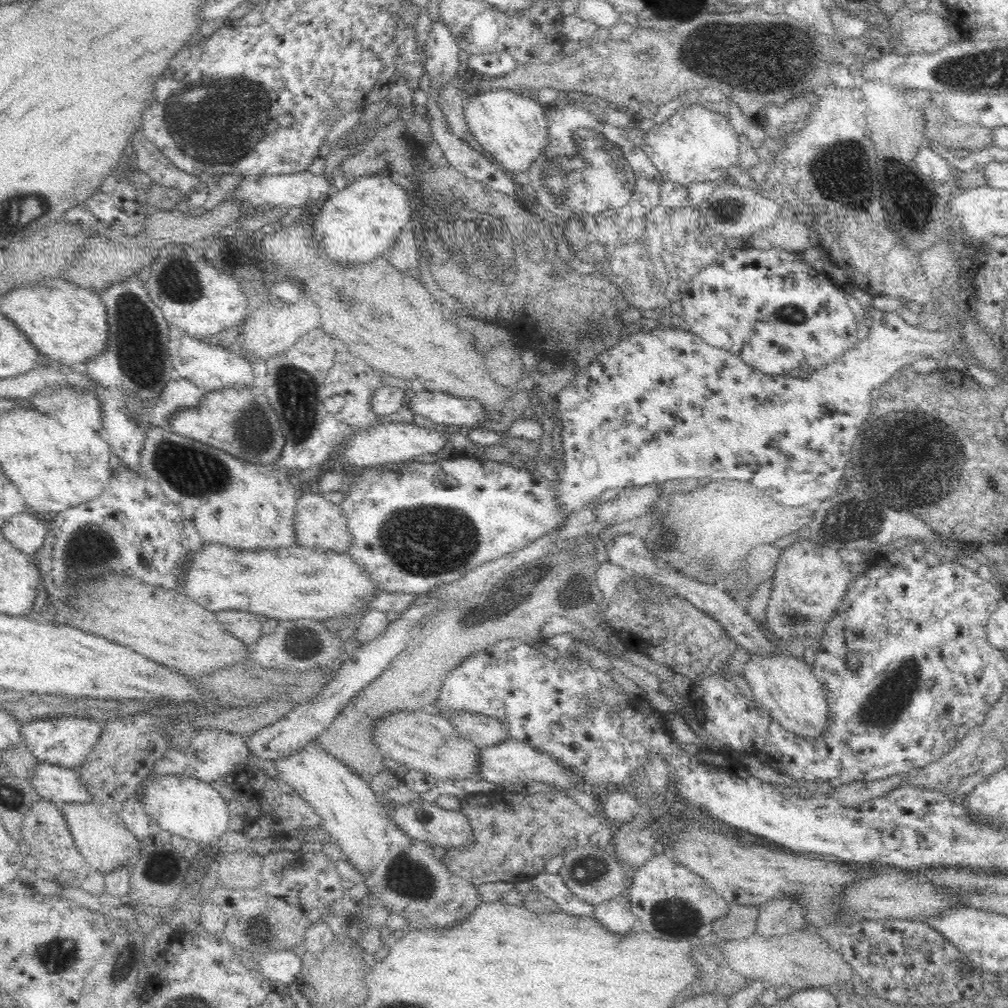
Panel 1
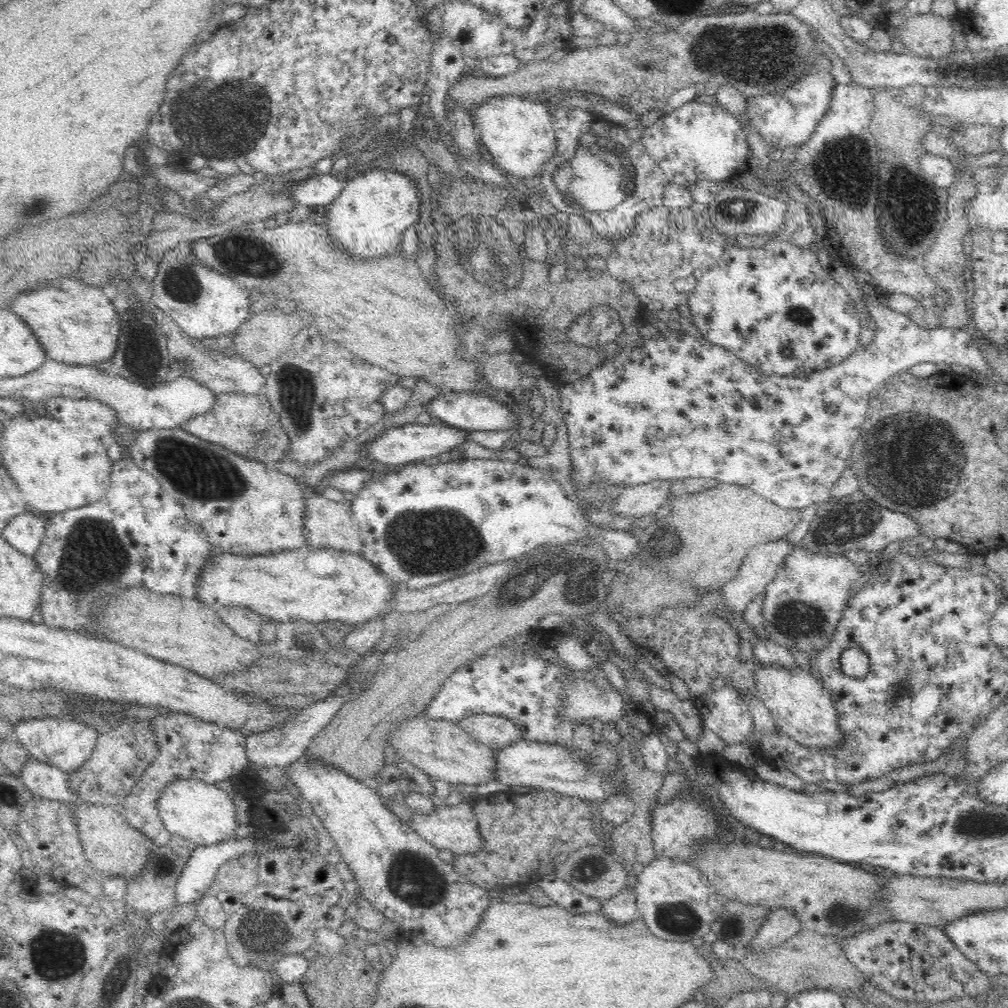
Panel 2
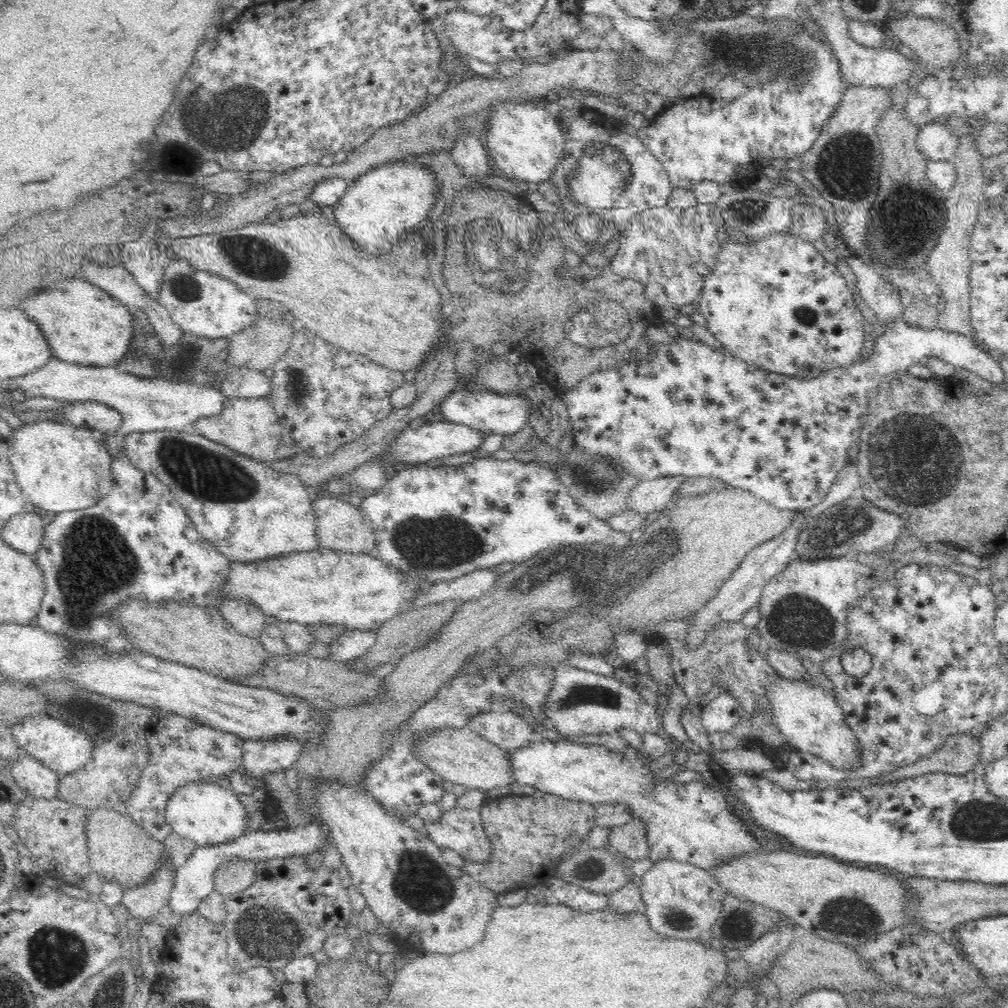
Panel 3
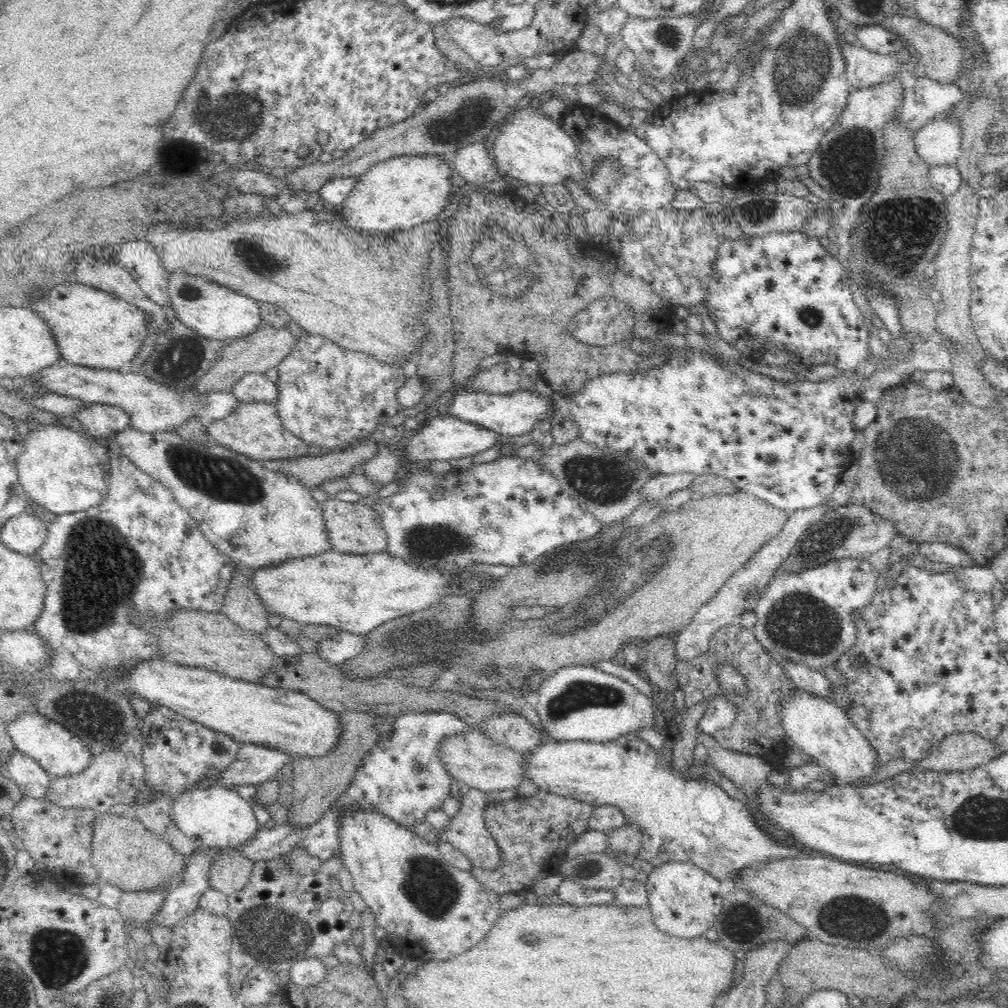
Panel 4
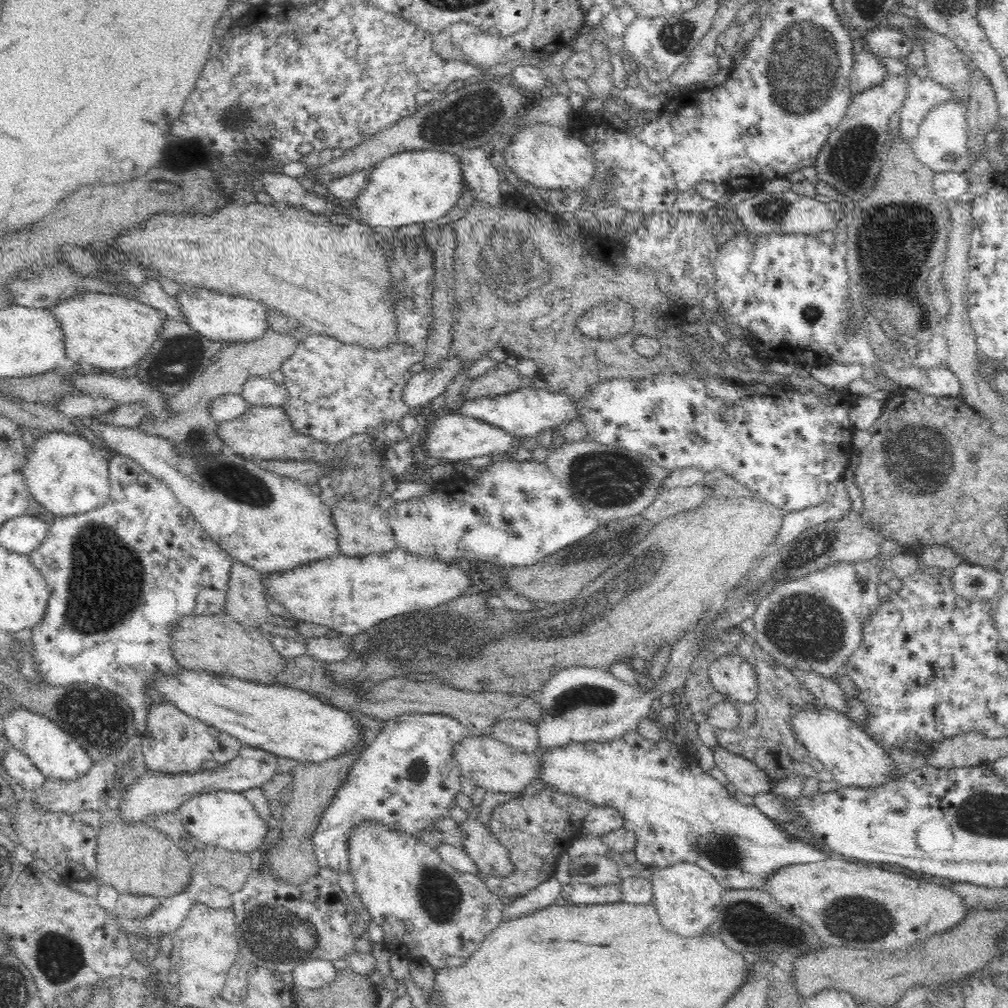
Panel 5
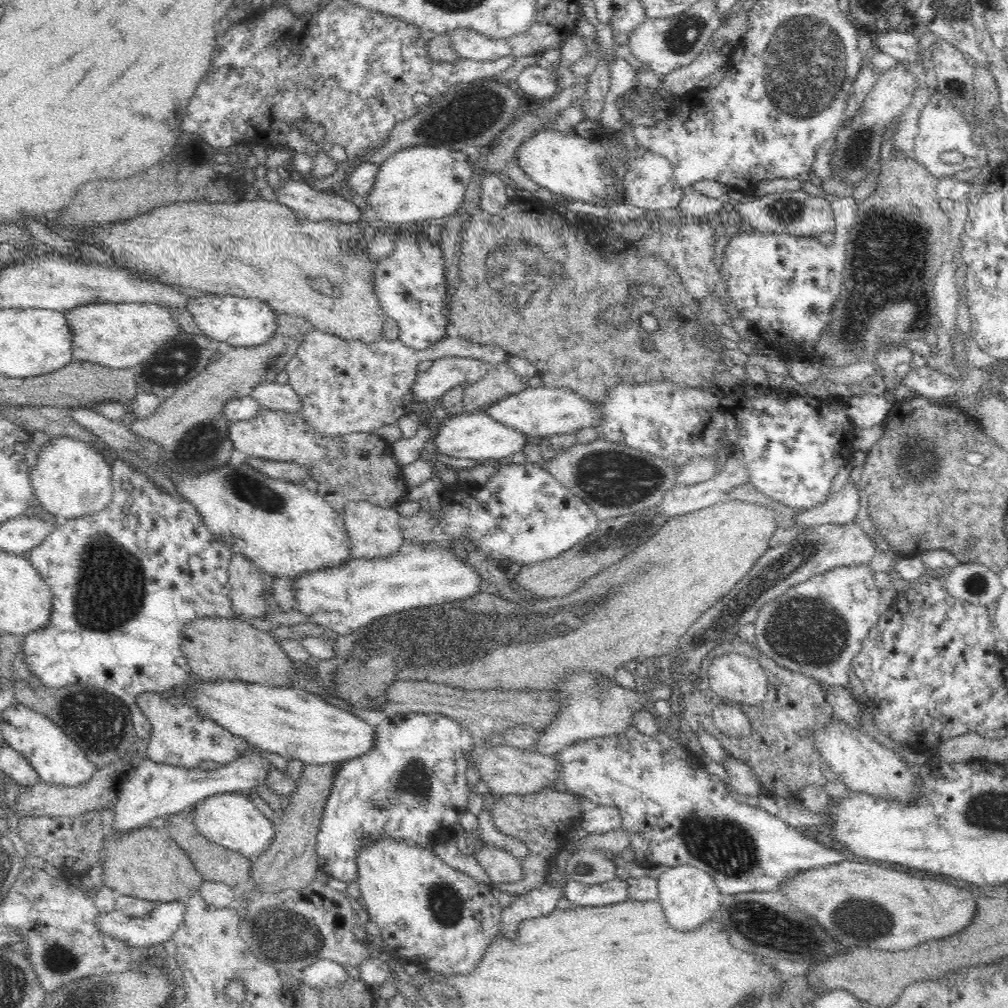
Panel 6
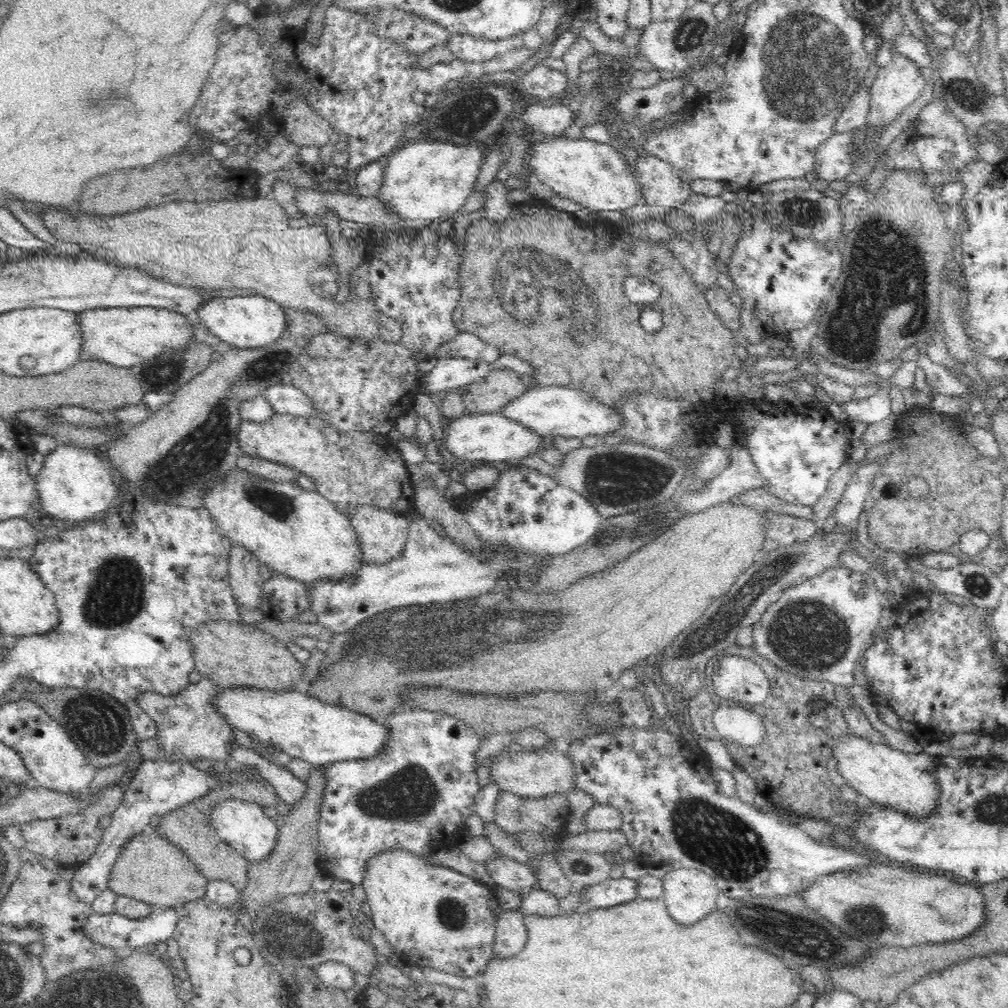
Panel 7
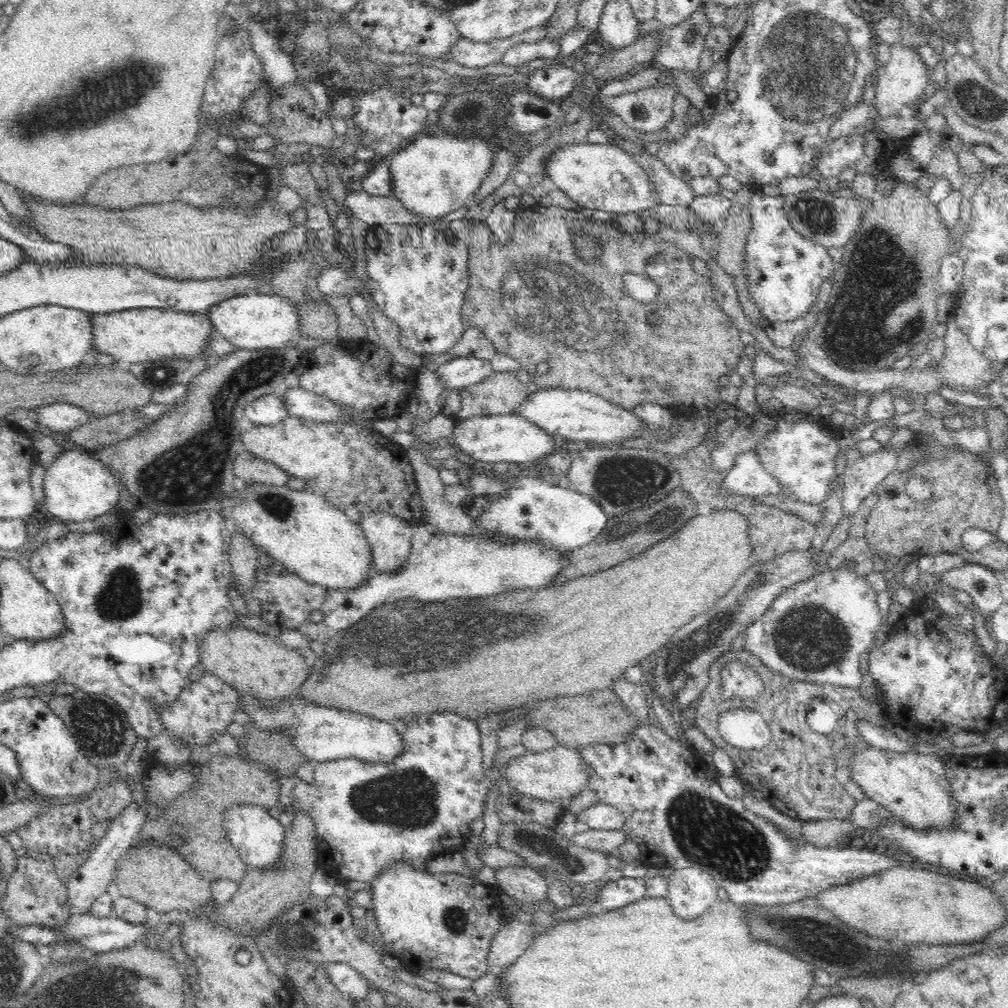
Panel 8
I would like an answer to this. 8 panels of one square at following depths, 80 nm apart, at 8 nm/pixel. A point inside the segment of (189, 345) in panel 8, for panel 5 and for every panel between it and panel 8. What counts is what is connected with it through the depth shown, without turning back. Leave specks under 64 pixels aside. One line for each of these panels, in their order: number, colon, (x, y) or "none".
5: (112, 332)
6: (120, 335)
7: (128, 336)

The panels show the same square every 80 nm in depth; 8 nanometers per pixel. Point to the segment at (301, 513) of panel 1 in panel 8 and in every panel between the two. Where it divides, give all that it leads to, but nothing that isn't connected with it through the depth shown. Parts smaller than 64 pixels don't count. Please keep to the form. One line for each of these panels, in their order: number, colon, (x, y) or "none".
2: (329, 524)
3: (340, 526)
4: (353, 528)
5: (363, 527)
6: (373, 531)
7: (382, 534)
8: (390, 538)

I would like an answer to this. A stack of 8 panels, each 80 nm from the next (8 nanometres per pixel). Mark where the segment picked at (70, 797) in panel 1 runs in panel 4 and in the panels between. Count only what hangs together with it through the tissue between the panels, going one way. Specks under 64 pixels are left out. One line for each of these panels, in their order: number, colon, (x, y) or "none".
2: (45, 781)
3: (39, 782)
4: (31, 778)

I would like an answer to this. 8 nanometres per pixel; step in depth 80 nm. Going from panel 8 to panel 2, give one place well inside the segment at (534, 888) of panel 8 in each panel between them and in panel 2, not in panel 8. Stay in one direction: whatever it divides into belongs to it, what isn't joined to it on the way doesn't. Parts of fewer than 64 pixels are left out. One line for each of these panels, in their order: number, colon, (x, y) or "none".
2: (454, 828)
3: (460, 828)
4: (467, 831)
5: (493, 860)
6: (501, 865)
7: (517, 877)

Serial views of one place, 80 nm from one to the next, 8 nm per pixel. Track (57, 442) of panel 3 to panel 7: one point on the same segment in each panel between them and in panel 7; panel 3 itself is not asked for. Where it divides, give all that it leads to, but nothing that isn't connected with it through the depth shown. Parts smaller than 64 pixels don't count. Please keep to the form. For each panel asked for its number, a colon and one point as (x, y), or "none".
4: (63, 471)
5: (66, 474)
6: (72, 478)
7: (74, 484)

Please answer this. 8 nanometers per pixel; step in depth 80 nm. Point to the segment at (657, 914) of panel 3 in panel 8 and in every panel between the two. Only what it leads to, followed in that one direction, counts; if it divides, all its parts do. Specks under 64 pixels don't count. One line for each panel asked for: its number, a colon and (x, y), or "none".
4: (685, 901)
5: (687, 898)
6: (689, 896)
7: (689, 894)
8: (692, 892)

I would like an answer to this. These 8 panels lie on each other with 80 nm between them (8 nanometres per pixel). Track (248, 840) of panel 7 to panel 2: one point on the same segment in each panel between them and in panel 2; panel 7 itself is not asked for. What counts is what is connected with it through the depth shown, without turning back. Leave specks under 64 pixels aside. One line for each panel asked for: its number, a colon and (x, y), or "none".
2: (203, 814)
3: (204, 814)
4: (215, 816)
5: (225, 819)
6: (232, 820)

